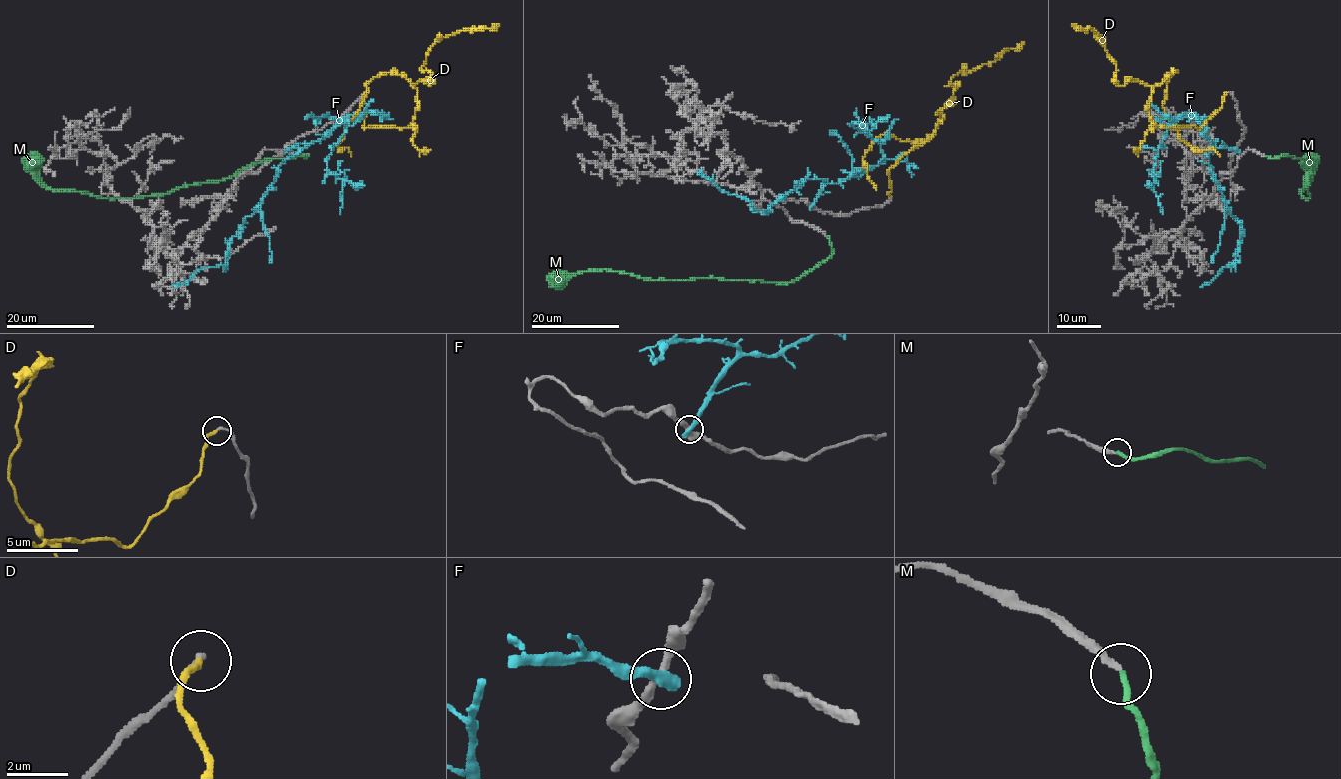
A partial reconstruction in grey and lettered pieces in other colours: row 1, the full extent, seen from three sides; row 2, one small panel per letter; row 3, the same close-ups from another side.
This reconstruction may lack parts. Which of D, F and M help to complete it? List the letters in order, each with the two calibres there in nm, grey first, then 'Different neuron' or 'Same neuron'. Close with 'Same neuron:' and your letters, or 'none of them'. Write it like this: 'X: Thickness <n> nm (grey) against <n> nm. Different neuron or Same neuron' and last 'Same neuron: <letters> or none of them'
D: Thickness 190 nm (grey) against 220 nm. Same neuron
F: Thickness 280 nm (grey) against 440 nm. Different neuron
M: Thickness 240 nm (grey) against 220 nm. Same neuron
Same neuron: D, M

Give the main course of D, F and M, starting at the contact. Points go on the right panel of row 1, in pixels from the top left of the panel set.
D: (1227, 93), (1199, 128), (1156, 125), (1147, 108), (1152, 89), (1171, 74), (1167, 119), (1181, 140), (1220, 157)
F: (1236, 150), (1213, 147), (1209, 167), (1226, 209), (1240, 224), (1239, 251), (1233, 263), (1199, 287)
M: (1268, 156), (1313, 161), (1307, 185), (1309, 198), (1300, 192), (1304, 157), (1308, 152)

